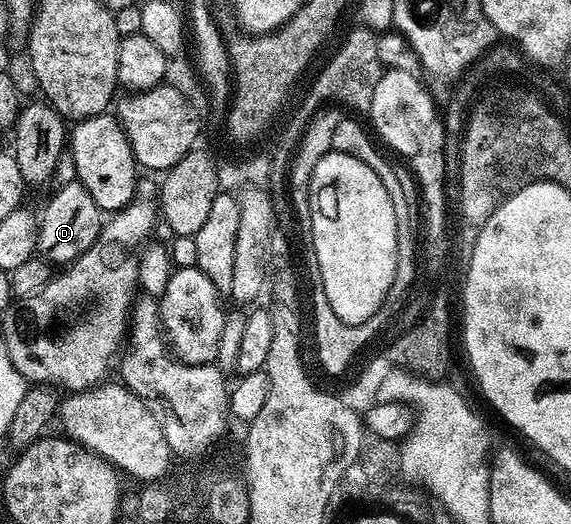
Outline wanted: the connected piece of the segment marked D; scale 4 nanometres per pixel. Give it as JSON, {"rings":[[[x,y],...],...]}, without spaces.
{"rings":[[[80,181],[59,187],[55,192],[42,214],[40,213],[36,234],[36,253],[51,265],[66,266],[97,240],[104,225],[104,214]]]}

